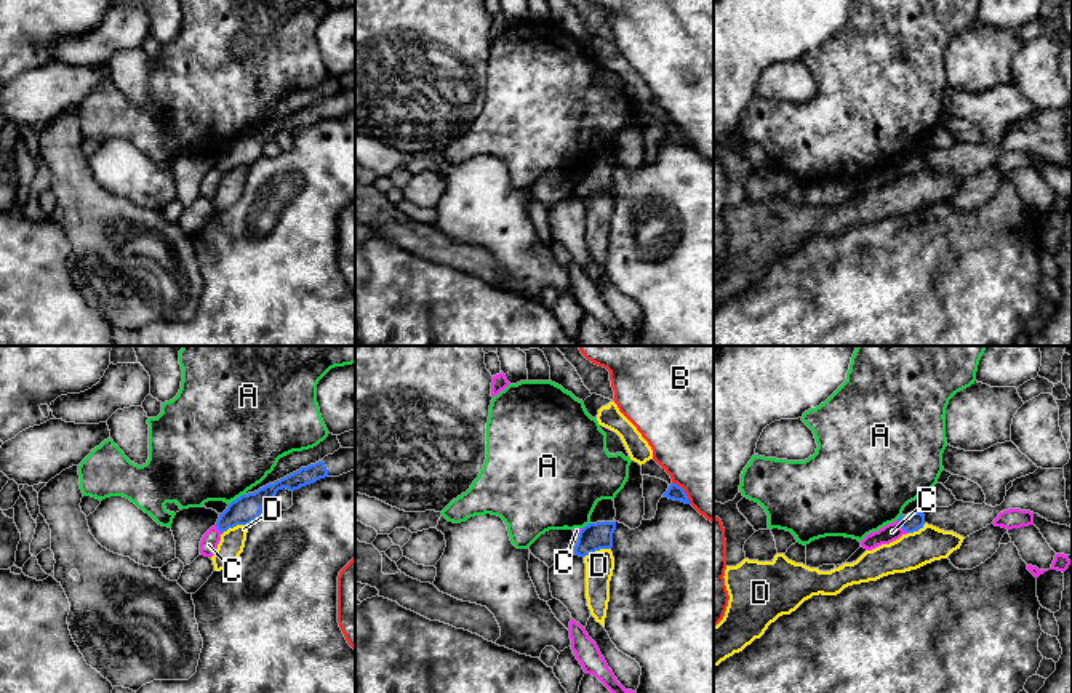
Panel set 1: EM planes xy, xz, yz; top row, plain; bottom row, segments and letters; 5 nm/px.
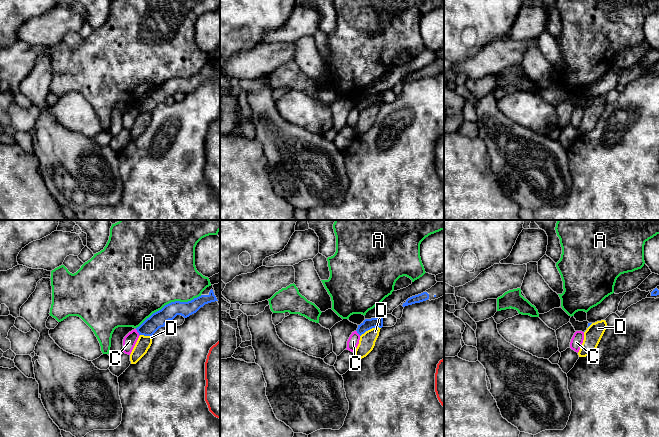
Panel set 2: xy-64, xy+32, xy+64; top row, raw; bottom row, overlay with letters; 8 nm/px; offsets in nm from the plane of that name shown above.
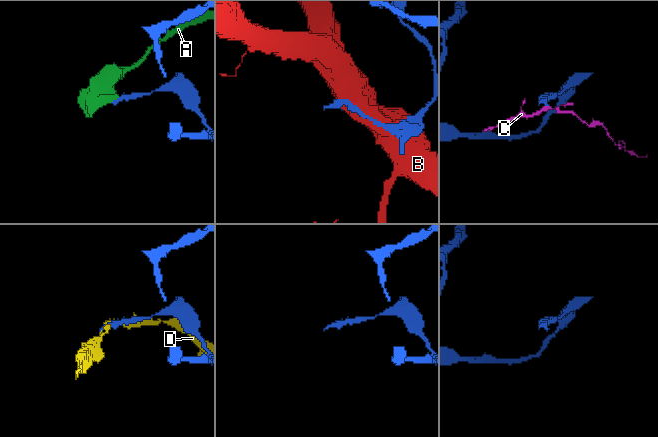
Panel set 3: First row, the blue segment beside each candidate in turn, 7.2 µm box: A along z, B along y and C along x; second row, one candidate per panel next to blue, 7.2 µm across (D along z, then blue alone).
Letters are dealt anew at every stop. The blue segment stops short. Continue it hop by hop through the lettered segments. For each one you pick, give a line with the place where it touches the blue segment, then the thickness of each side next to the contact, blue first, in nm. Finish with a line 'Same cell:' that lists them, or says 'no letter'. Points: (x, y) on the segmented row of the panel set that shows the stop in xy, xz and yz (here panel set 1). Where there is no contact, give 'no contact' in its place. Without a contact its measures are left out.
Same cell: no letter

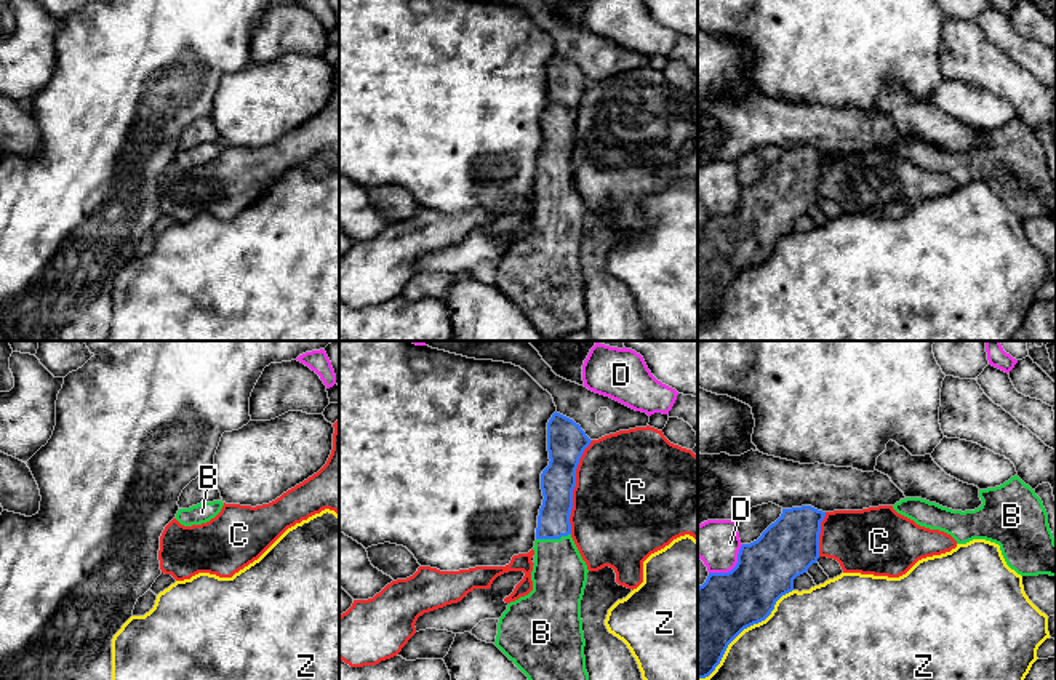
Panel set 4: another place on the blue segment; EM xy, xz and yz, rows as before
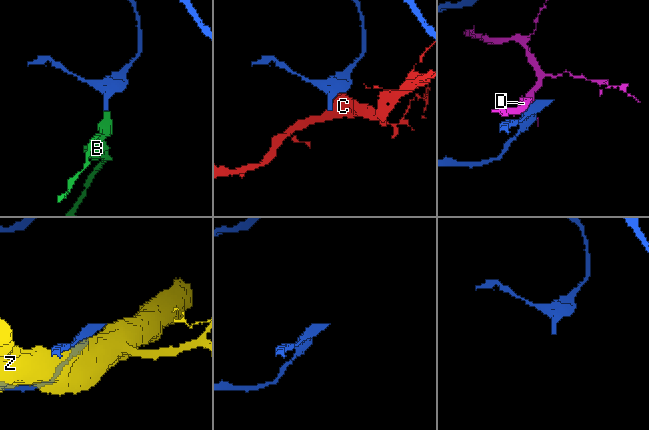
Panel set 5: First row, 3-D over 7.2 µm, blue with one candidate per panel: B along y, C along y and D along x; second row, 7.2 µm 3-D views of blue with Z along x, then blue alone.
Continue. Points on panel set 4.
B: meets blue in xz at (552, 538); 160 nm thick on the blue side, 280 nm on the other
Same cell: B

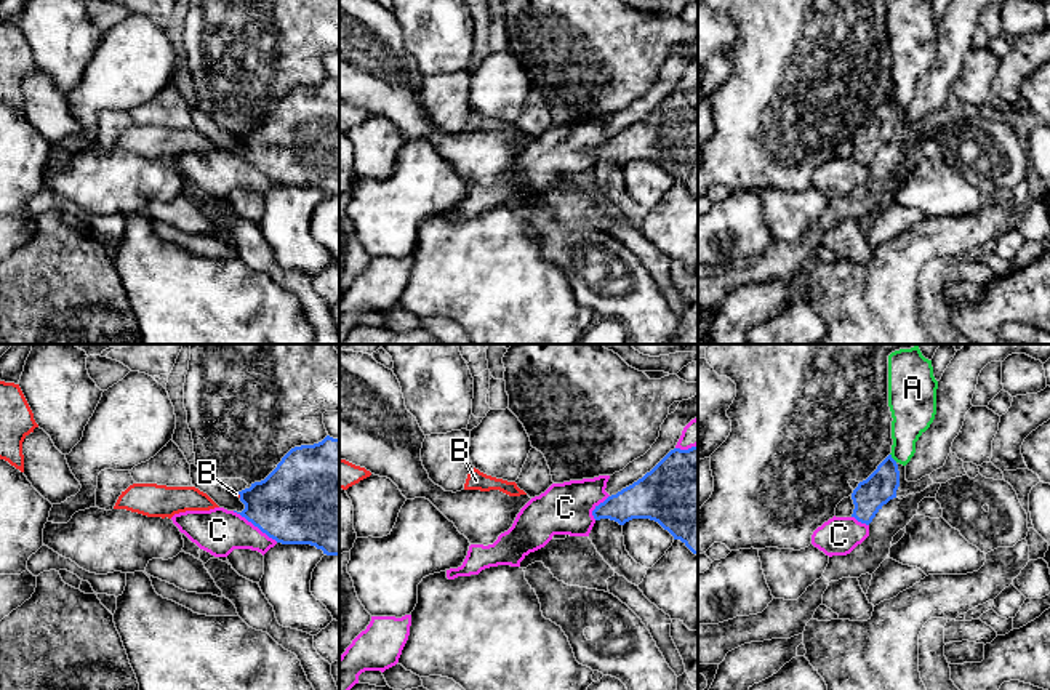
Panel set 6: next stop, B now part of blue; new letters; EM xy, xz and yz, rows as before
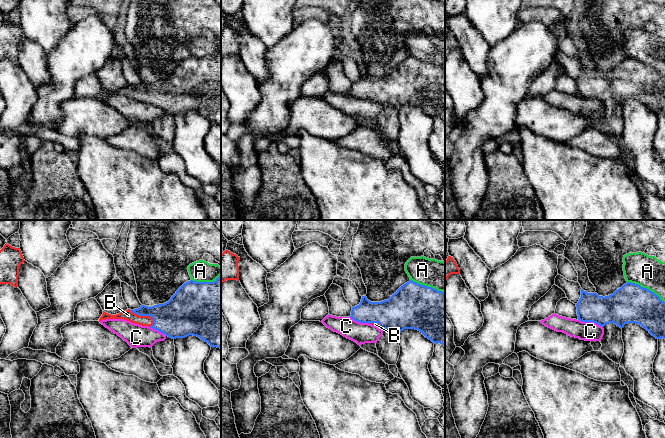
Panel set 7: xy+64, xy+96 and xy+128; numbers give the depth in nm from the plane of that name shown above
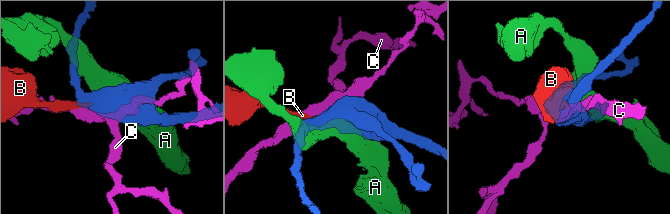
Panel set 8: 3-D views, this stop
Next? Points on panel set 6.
B: meets blue in xy at (239, 493); 360 nm thick on the blue side, 20 nm on the other
Same cell: B

